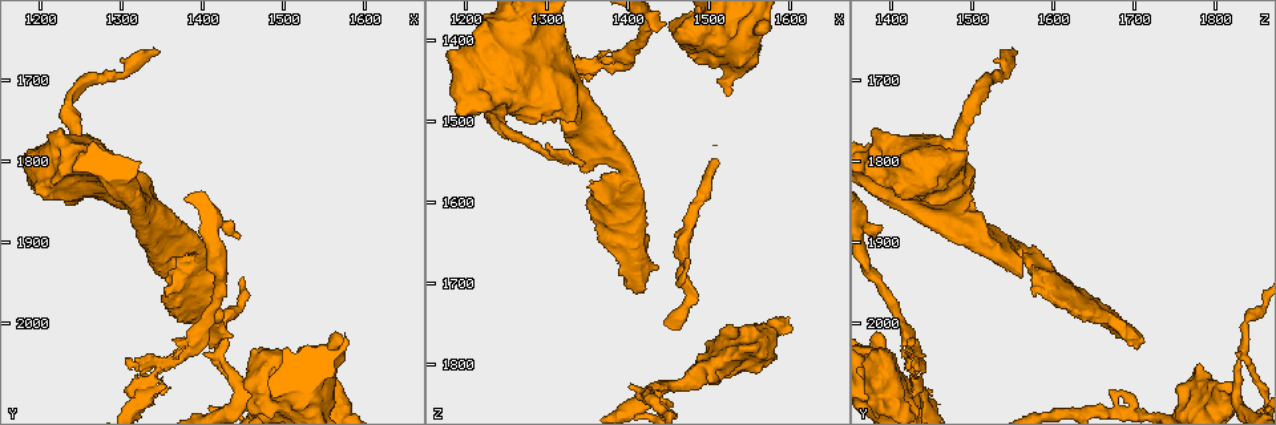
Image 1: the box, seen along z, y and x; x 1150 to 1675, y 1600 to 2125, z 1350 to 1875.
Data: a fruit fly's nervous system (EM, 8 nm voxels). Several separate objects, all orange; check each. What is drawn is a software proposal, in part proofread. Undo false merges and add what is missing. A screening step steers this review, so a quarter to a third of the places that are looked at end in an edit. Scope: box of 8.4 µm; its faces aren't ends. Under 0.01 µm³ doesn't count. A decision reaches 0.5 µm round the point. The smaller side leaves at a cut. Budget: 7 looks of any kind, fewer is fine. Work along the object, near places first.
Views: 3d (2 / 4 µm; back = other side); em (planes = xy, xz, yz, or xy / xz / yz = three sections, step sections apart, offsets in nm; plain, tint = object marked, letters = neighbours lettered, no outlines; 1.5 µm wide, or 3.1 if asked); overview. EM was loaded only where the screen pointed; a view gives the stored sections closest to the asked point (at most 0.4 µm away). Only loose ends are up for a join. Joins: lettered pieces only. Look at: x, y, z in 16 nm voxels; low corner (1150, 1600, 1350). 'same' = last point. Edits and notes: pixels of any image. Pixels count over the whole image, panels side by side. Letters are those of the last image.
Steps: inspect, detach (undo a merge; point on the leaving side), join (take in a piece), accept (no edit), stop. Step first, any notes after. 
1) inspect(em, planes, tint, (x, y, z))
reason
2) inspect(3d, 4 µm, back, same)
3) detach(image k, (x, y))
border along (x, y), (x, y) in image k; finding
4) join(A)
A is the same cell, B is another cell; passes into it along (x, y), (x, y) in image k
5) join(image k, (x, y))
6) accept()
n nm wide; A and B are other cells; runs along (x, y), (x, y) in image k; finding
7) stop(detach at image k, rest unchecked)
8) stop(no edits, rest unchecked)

inspect(3d, 4 µm, (1200, 1795, 1425))
calibre changes

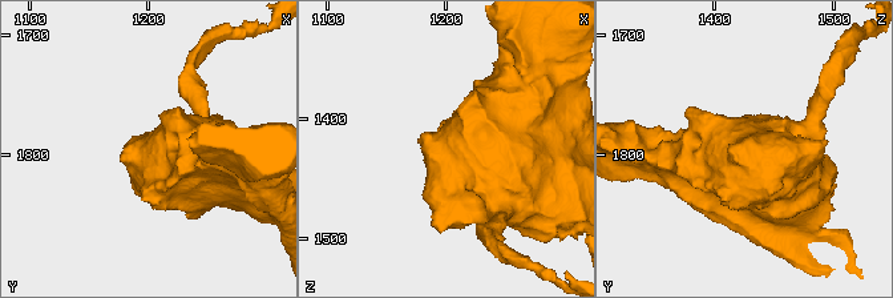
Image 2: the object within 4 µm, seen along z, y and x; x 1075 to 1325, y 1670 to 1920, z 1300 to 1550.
inspect(em, planes, letters, (1202, 1798, 1424))
need the tissue

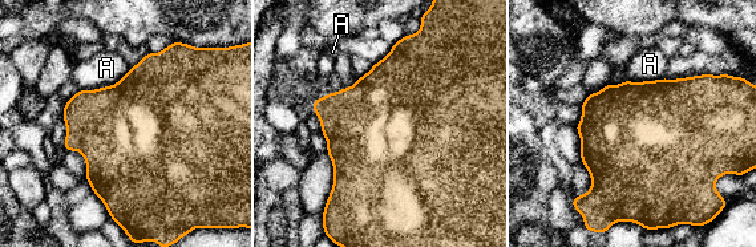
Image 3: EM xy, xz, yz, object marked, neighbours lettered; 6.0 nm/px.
accept()
A touches over 360 nm; A is another cell; border along (130, 68), (110, 85), (77, 90) in image 3; one cell here

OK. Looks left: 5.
inspect(3d, 4 µm, (1315, 1855, 1430))
sudden change in width

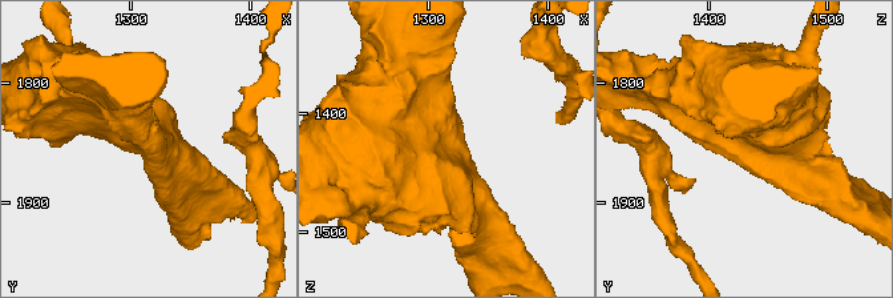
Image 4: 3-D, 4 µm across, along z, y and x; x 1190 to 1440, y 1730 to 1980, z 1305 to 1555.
inspect(em, planes, letters, (1322, 1848, 1430))

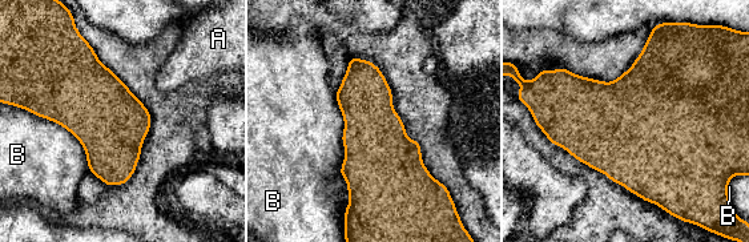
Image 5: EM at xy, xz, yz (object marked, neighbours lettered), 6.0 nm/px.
accept()
440 nm wide; A and B are other cells; border along (334, 93), (349, 193) in image 5; all the same cell

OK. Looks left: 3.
inspect(em, planes, plain, (1380, 1940, 1595))

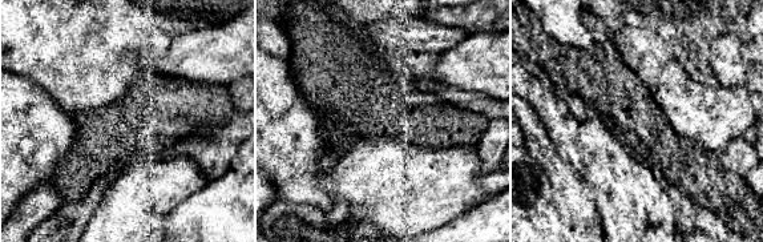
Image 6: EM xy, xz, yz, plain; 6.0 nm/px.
inspect(em, planes, letters, same)
what lies round it

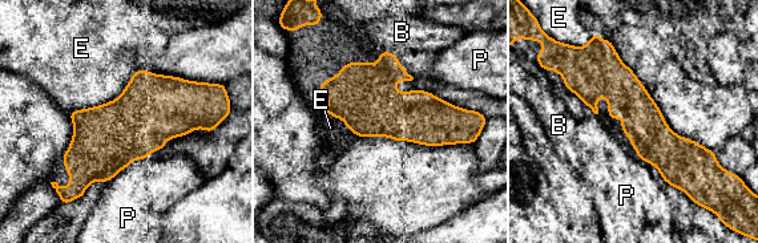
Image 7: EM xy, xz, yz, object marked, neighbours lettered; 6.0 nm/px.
accept()
B, E and P are other cells; border along (149, 69), (69, 113) in image 7; continuous, no second cell

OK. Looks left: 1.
stop(no edits, rest unchecked)

